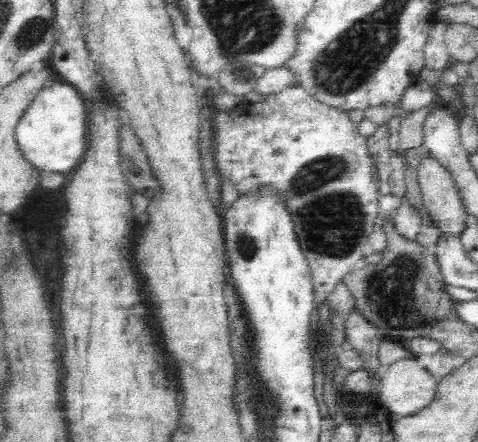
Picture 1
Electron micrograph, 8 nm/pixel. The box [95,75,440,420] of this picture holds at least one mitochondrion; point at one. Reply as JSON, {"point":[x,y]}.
{"point":[332,224]}

